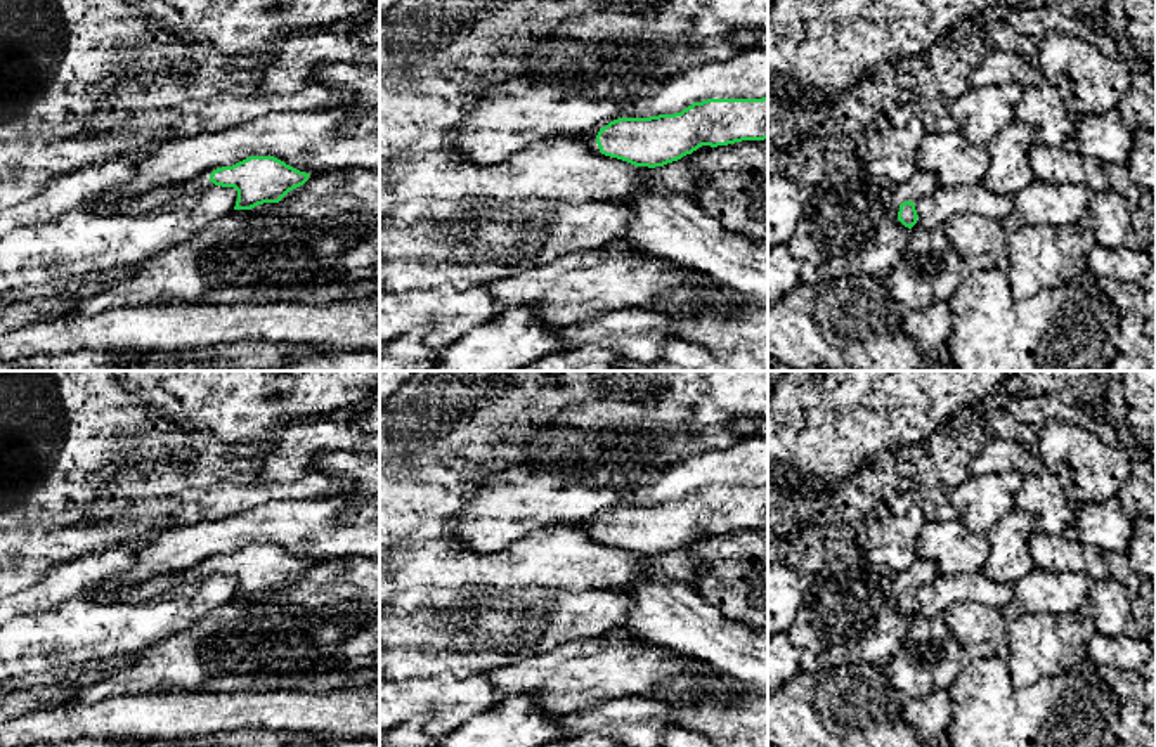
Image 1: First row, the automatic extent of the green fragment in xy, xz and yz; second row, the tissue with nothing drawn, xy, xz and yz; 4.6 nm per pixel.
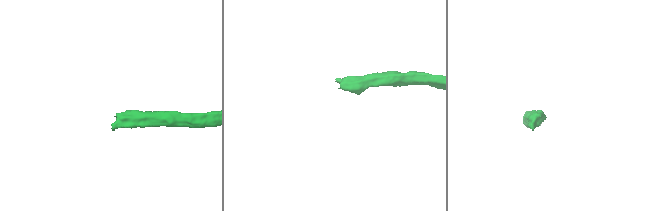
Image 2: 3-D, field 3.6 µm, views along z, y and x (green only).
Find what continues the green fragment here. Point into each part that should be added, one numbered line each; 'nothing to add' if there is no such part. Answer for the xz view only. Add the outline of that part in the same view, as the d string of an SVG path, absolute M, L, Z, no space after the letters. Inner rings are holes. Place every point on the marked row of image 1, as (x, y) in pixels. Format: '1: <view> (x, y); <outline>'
1: xz (590, 136); M608 123L596 125L596 127L586 130L586 132L582 132L582 133L575 133L574 137L582 139L582 140L586 142L586 146L588 146L593 153L601 154L601 153L600 153L600 147L598 147L598 144L596 144L596 135L598 135L598 132L600 132L603 127L607 127L607 125L608 125Z

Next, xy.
1: xy (162, 194); M213 170L205 172L185 184L158 187L149 192L144 192L142 196L130 199L125 206L120 206L116 211L147 211L182 194L199 194L203 191L208 191L215 187L215 184L210 180L211 172Z

